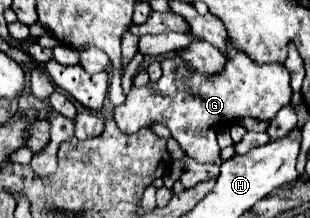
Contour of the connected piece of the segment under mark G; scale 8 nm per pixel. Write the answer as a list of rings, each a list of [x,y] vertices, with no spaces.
[[[232,50],[228,52],[226,72],[222,76],[214,76],[214,80],[206,80],[206,76],[190,76],[180,56],[166,58],[162,62],[162,78],[148,86],[132,84],[126,102],[114,108],[116,126],[134,134],[144,126],[162,124],[172,132],[172,138],[182,146],[182,150],[200,164],[222,164],[220,154],[216,154],[218,142],[216,132],[240,118],[256,118],[256,120],[272,120],[276,112],[290,104],[292,88],[290,74],[282,64],[254,64],[244,52]]]

